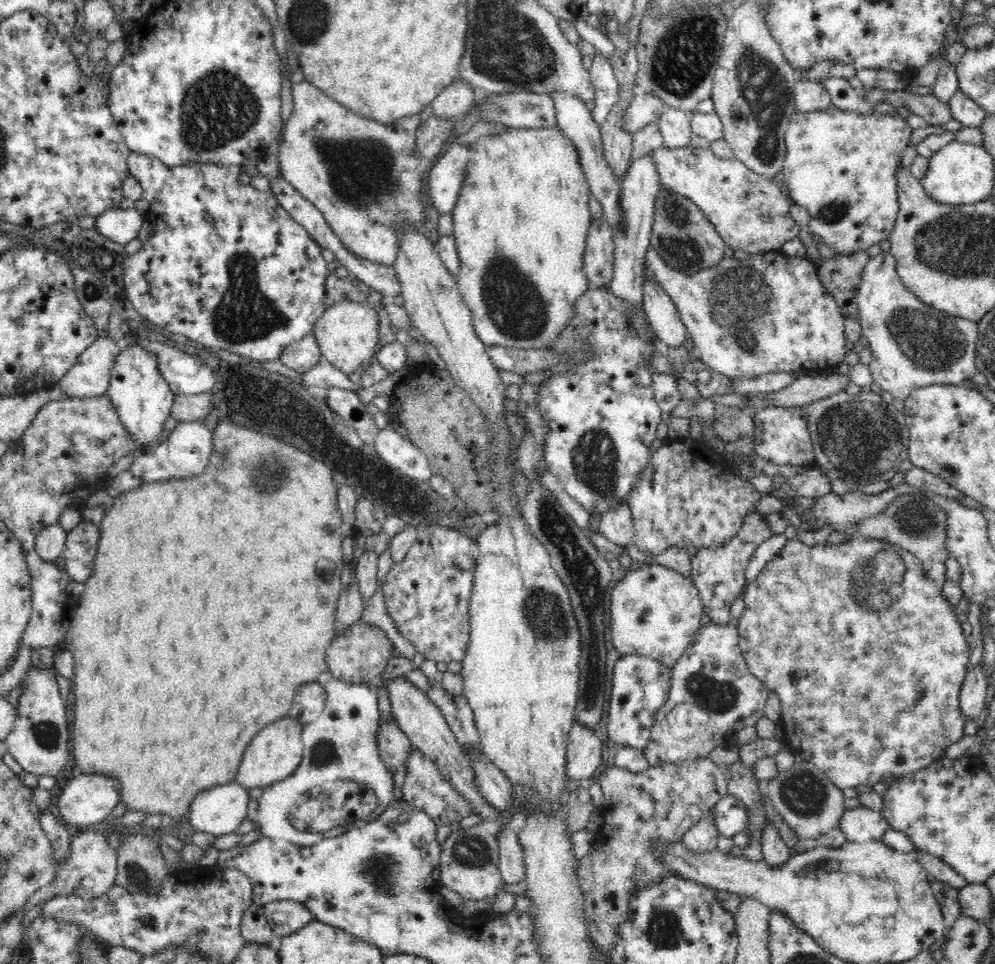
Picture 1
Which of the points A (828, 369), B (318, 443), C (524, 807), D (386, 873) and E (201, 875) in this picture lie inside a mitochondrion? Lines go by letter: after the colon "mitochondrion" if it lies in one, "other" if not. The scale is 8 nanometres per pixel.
A: other
B: mitochondrion
C: other
D: mitochondrion
E: other

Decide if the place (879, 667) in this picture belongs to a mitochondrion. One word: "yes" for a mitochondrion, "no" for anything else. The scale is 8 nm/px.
no

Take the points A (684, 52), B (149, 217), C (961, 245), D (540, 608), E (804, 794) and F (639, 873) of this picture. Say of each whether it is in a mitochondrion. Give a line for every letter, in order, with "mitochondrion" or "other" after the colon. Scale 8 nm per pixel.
A: mitochondrion
B: other
C: mitochondrion
D: mitochondrion
E: mitochondrion
F: mitochondrion

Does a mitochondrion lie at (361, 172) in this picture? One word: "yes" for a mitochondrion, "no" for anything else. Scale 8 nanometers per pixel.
yes

